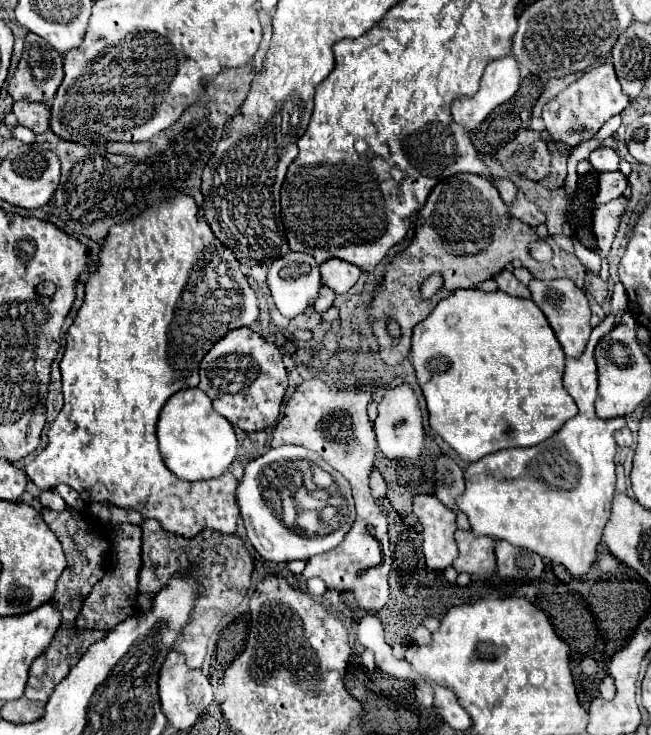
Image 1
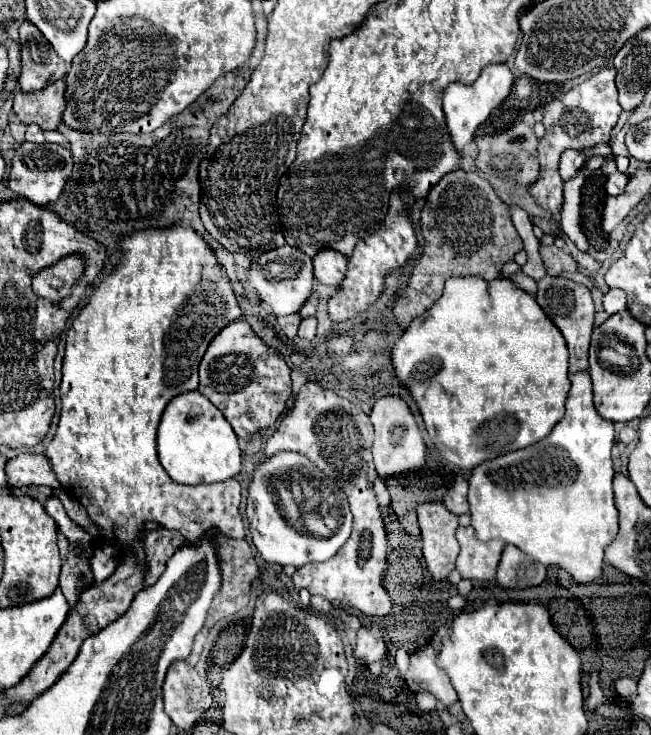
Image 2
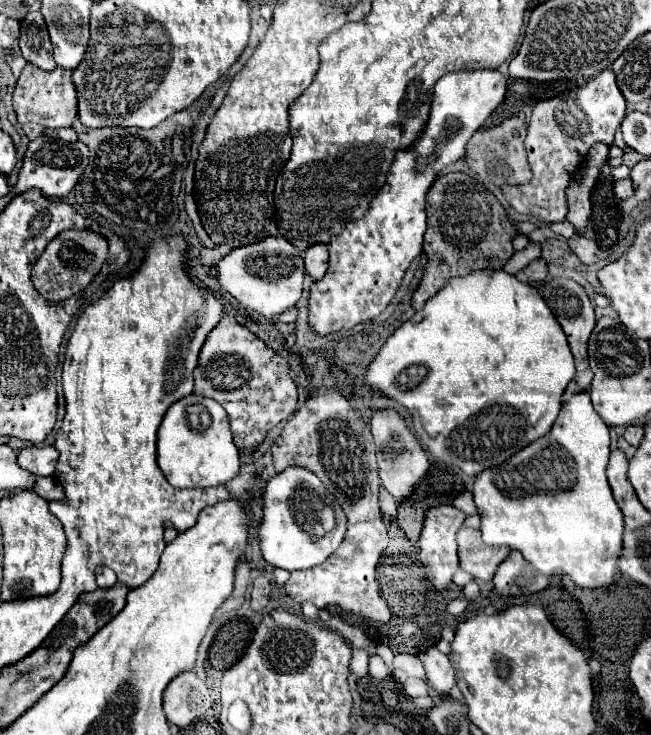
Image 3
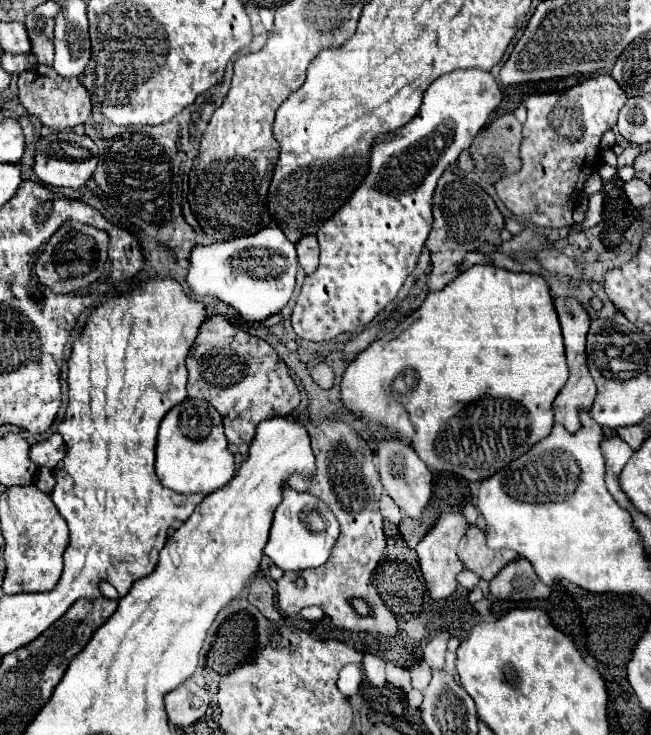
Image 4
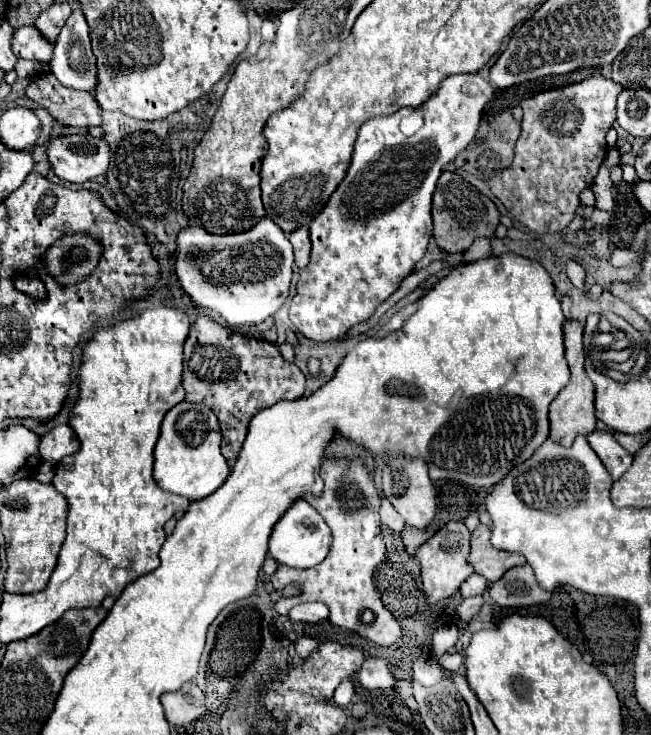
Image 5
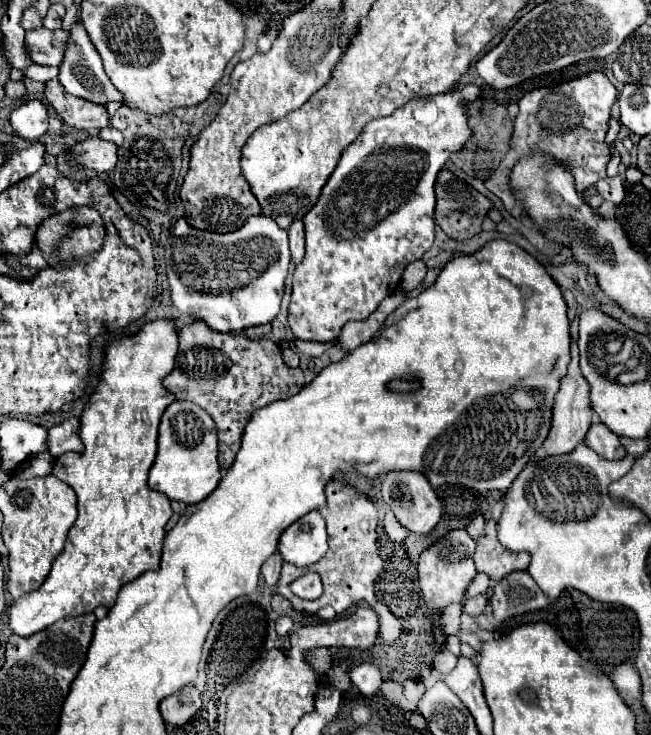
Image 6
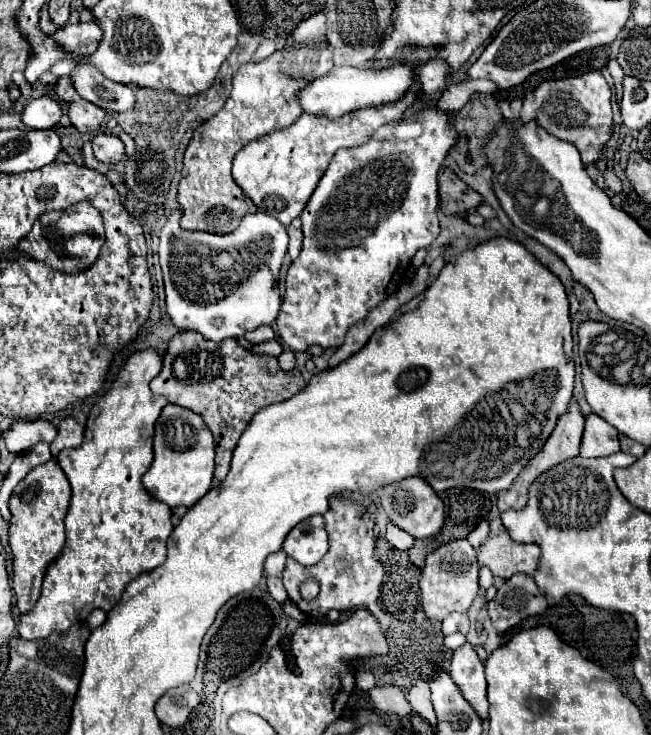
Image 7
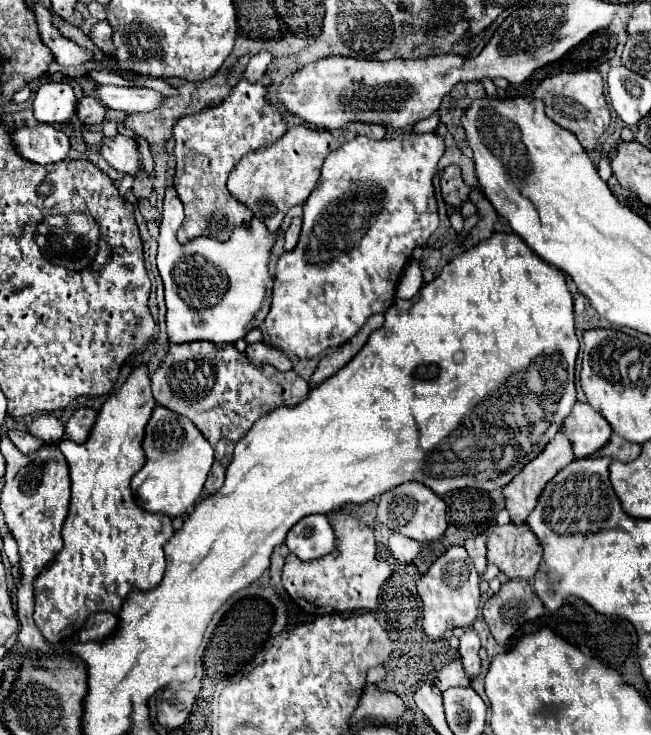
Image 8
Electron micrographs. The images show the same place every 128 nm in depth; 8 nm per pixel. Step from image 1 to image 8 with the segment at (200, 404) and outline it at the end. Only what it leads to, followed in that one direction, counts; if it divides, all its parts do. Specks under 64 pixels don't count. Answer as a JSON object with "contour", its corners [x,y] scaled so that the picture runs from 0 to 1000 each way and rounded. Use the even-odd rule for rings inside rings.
{"contour":[[[240,552],[224,577],[218,610],[224,618],[224,631],[203,650],[203,659],[212,659],[212,688],[224,697],[246,697],[261,705],[280,702],[289,691],[301,686],[310,669],[310,661],[329,629],[326,607],[289,569],[252,552]]]}

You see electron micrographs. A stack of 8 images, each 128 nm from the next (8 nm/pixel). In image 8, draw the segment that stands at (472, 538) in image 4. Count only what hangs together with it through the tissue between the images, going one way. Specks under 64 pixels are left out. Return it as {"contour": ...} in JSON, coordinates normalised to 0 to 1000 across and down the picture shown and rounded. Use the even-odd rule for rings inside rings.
{"contour":[[[762,716],[750,729],[750,765],[762,767],[780,786],[817,789],[833,762],[833,743],[808,716]]]}

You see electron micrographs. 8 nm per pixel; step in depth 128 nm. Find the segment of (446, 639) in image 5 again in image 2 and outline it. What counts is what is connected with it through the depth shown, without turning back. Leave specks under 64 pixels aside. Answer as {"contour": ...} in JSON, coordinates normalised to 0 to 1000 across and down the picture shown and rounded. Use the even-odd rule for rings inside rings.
{"contour":[[[662,878],[636,886],[631,891],[630,912],[625,913],[622,924],[667,944],[670,952],[676,952],[682,961],[700,955],[700,939],[694,936],[694,928],[688,925],[685,914],[679,914],[679,909],[673,906],[673,890]]]}

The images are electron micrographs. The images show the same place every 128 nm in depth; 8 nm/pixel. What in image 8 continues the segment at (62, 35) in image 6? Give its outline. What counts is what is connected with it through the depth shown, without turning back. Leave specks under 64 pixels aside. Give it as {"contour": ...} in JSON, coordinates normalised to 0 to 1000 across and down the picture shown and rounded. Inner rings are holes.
{"contour":[[[157,27],[157,30],[151,30],[144,38],[141,38],[141,44],[138,44],[138,52],[141,52],[141,57],[151,63],[151,65],[157,65],[163,73],[175,73],[175,57],[172,57],[172,35],[166,33],[166,27]]]}

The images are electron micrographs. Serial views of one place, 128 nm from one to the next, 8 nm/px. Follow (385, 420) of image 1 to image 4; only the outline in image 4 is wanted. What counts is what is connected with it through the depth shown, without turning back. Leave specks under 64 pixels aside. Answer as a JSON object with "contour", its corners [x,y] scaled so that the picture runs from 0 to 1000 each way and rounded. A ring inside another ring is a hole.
{"contour":[[[593,599],[581,607],[581,642],[596,675],[611,686],[621,702],[645,705],[664,678],[664,645],[642,618],[611,599]]]}

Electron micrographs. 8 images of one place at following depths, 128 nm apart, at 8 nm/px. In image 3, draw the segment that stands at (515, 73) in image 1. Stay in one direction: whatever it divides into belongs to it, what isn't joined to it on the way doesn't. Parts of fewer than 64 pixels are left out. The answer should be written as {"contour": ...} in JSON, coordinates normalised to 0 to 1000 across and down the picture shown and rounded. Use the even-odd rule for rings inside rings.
{"contour":[[[707,95],[685,101],[670,112],[657,169],[651,171],[651,180],[642,185],[639,196],[633,196],[633,201],[608,207],[593,239],[593,250],[565,278],[565,288],[553,299],[535,302],[525,316],[510,321],[510,327],[501,332],[507,343],[504,370],[495,381],[476,389],[473,403],[473,444],[482,454],[501,457],[516,449],[544,446],[547,441],[578,433],[602,411],[630,356],[648,343],[648,324],[654,316],[654,264],[661,253],[676,239],[679,229],[713,212],[716,193],[774,136],[774,128],[777,106],[765,95]]]}

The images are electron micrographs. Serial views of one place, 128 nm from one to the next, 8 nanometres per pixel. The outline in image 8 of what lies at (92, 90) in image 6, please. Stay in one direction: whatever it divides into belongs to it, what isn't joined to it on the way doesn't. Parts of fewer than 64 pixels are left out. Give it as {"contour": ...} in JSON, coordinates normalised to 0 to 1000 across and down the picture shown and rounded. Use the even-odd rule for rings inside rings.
{"contour":[[[151,117],[147,131],[157,136],[160,144],[175,150],[190,150],[197,155],[203,152],[233,152],[233,147],[246,144],[246,125],[221,117]]]}

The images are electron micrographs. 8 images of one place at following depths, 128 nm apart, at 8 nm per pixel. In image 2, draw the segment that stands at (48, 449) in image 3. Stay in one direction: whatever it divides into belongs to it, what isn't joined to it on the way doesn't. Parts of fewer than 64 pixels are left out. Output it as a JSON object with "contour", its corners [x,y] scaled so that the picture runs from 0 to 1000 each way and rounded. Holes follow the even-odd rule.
{"contour":[[[28,618],[9,629],[9,648],[15,661],[68,659],[77,664],[92,664],[92,656],[80,642],[80,631],[68,626],[68,618]]]}

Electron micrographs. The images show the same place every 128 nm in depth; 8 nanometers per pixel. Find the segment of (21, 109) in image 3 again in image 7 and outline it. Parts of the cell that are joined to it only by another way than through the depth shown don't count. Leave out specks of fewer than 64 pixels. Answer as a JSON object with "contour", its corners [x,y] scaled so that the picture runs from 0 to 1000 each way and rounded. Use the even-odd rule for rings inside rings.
{"contour":[[[95,103],[83,117],[83,128],[89,128],[92,136],[98,133],[104,139],[104,161],[108,161],[108,166],[123,180],[147,180],[147,177],[154,177],[157,169],[160,169],[163,152],[157,147],[151,147],[147,141],[135,141],[129,133],[114,128],[111,120],[98,120],[101,114],[104,114],[104,109],[98,109],[98,103]]]}

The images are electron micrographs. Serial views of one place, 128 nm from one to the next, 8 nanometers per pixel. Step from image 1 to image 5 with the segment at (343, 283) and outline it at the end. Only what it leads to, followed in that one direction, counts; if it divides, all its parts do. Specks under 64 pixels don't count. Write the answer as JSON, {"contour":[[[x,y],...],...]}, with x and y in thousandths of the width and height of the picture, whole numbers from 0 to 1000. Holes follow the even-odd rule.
{"contour":[[[455,310],[445,318],[445,329],[452,335],[452,351],[455,351],[455,362],[467,365],[476,354],[476,321],[473,321],[473,310]]]}

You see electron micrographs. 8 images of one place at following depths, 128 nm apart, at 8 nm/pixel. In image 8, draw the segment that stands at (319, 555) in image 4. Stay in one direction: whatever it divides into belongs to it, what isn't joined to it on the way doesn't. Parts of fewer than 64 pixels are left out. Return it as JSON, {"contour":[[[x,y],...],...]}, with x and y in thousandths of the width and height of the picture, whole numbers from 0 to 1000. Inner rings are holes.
{"contour":[[[479,699],[445,718],[436,740],[461,762],[485,762],[516,748],[516,727],[504,702]]]}

